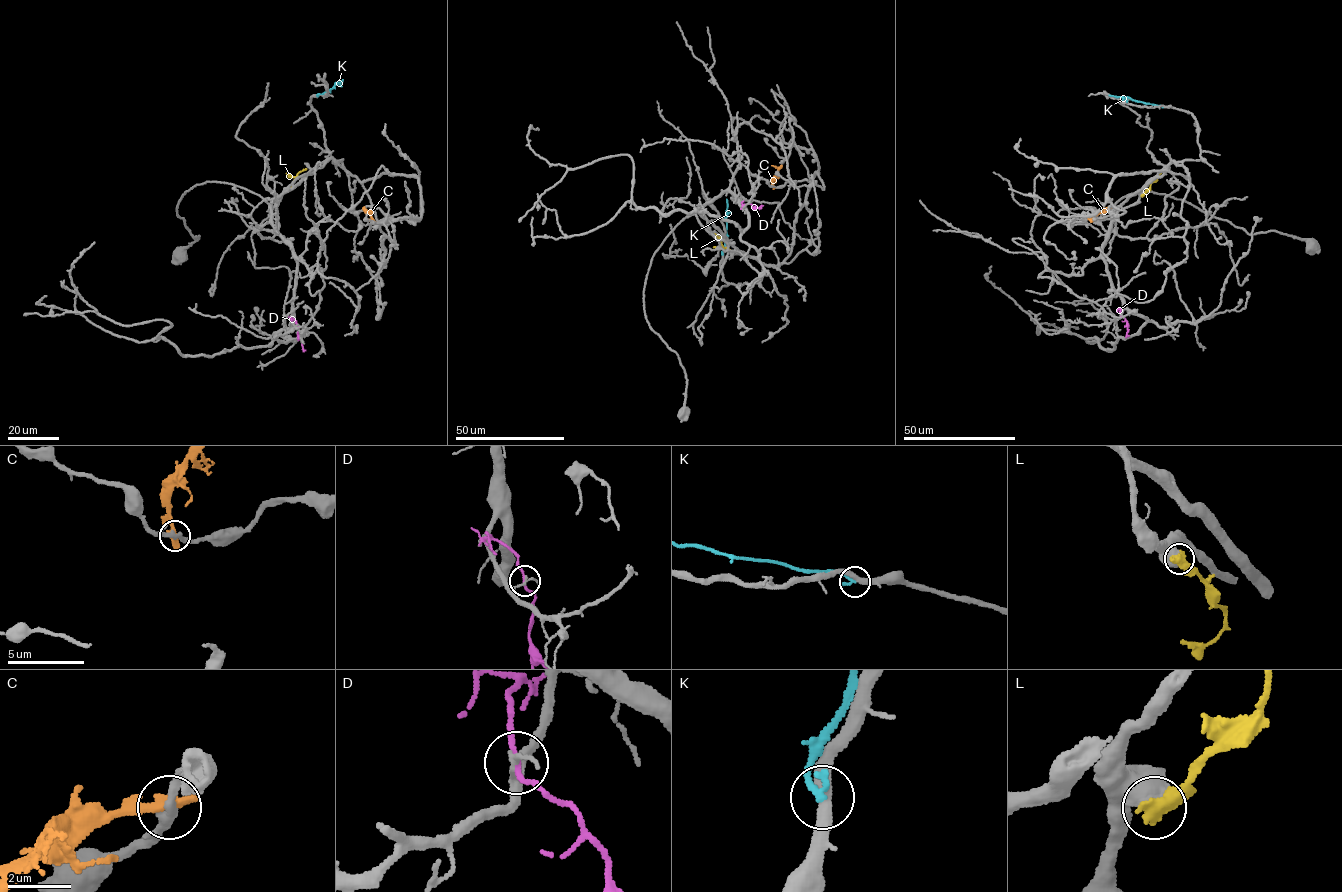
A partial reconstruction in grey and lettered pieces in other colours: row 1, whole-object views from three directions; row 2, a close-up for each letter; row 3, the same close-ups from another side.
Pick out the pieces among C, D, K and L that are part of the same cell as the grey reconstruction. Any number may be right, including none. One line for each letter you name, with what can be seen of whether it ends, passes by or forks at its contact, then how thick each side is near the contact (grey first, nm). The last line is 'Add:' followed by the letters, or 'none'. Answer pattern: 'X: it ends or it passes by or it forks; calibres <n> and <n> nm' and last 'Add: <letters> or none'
Add: none

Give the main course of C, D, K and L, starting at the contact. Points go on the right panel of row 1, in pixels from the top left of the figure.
C: (1109, 208), (1088, 218)
D: (1120, 315), (1126, 321), (1128, 335)
K: (1164, 107), (1109, 95)
L: (1142, 195), (1161, 172)

